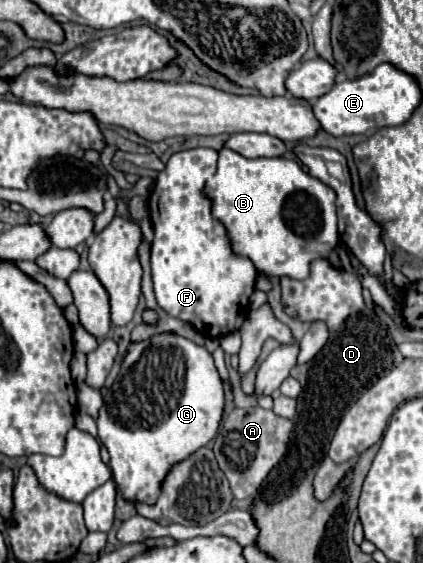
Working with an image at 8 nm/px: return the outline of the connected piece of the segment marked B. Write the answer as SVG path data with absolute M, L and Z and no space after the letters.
M222 148L218 170L204 184L204 196L212 204L212 216L224 224L232 252L250 258L256 270L266 276L304 280L310 274L310 262L326 258L340 242L334 190L312 178L294 160L250 160Z

